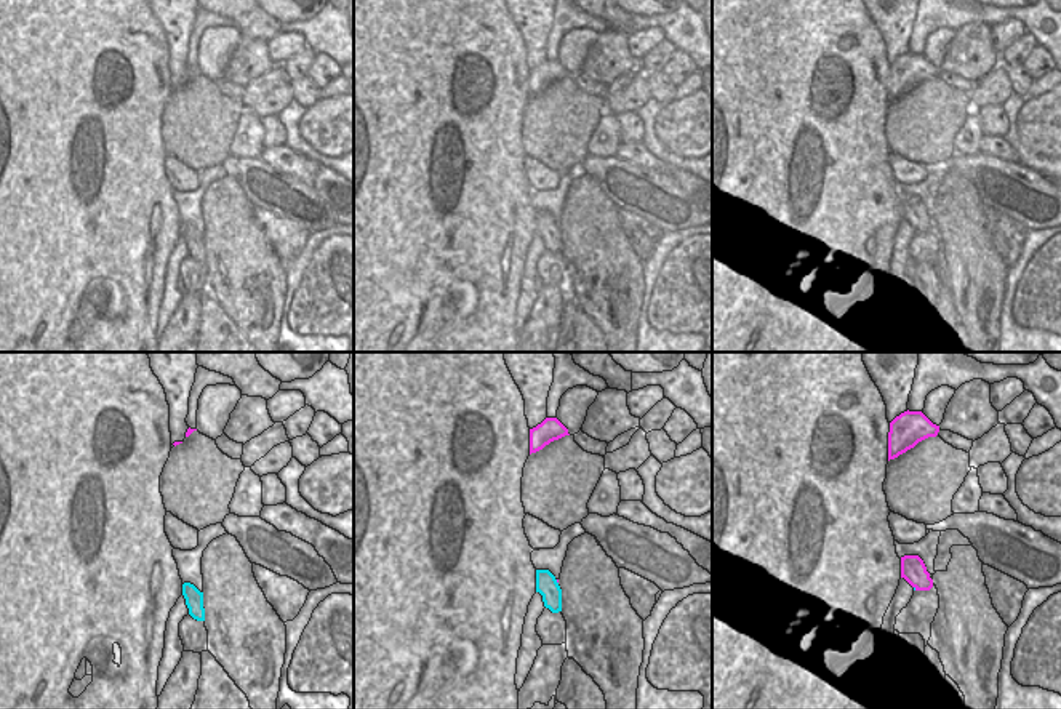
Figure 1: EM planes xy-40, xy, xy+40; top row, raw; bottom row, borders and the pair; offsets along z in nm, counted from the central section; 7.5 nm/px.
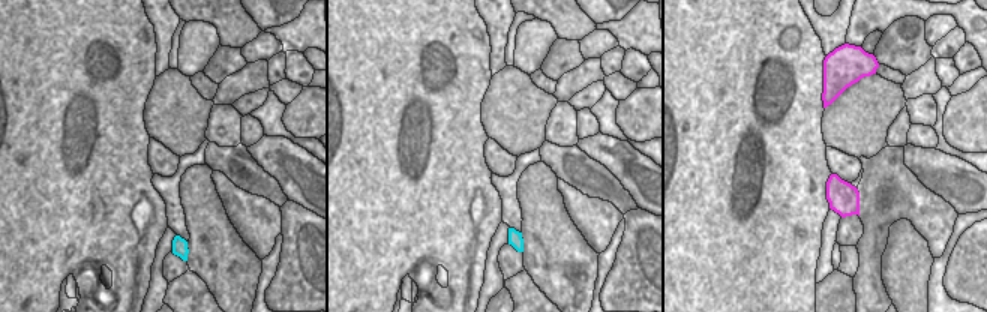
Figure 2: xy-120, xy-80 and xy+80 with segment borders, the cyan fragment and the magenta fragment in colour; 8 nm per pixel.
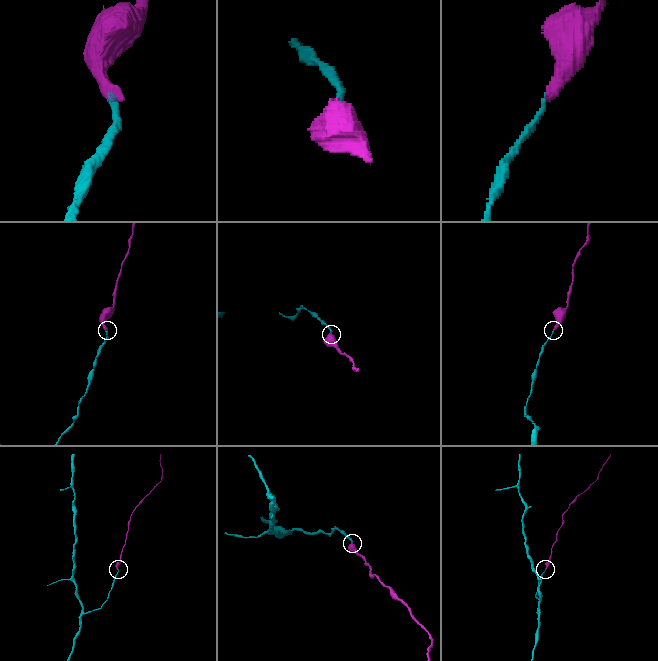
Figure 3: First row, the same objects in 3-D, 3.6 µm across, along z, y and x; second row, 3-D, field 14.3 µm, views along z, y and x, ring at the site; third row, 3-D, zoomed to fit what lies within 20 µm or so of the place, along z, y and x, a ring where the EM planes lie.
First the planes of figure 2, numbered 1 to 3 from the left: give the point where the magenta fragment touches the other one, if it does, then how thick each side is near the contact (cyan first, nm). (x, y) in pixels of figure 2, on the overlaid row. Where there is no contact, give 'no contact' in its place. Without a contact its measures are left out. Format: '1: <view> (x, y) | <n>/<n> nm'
1: no contact
2: no contact
3: no contact

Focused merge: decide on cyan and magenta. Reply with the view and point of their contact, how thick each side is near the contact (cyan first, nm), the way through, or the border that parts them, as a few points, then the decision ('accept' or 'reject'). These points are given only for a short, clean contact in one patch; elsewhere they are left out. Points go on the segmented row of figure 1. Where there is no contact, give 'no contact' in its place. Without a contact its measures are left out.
xy (556, 581) | 170/20 nm | across xy (546, 584), (556, 581), (557, 580) | accept

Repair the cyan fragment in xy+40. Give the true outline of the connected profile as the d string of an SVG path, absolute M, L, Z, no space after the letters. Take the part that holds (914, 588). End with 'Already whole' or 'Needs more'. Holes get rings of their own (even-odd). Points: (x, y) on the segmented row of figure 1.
M919 555L901 557L901 578L904 578L914 591L930 591L933 587L933 579Z. Needs more.

